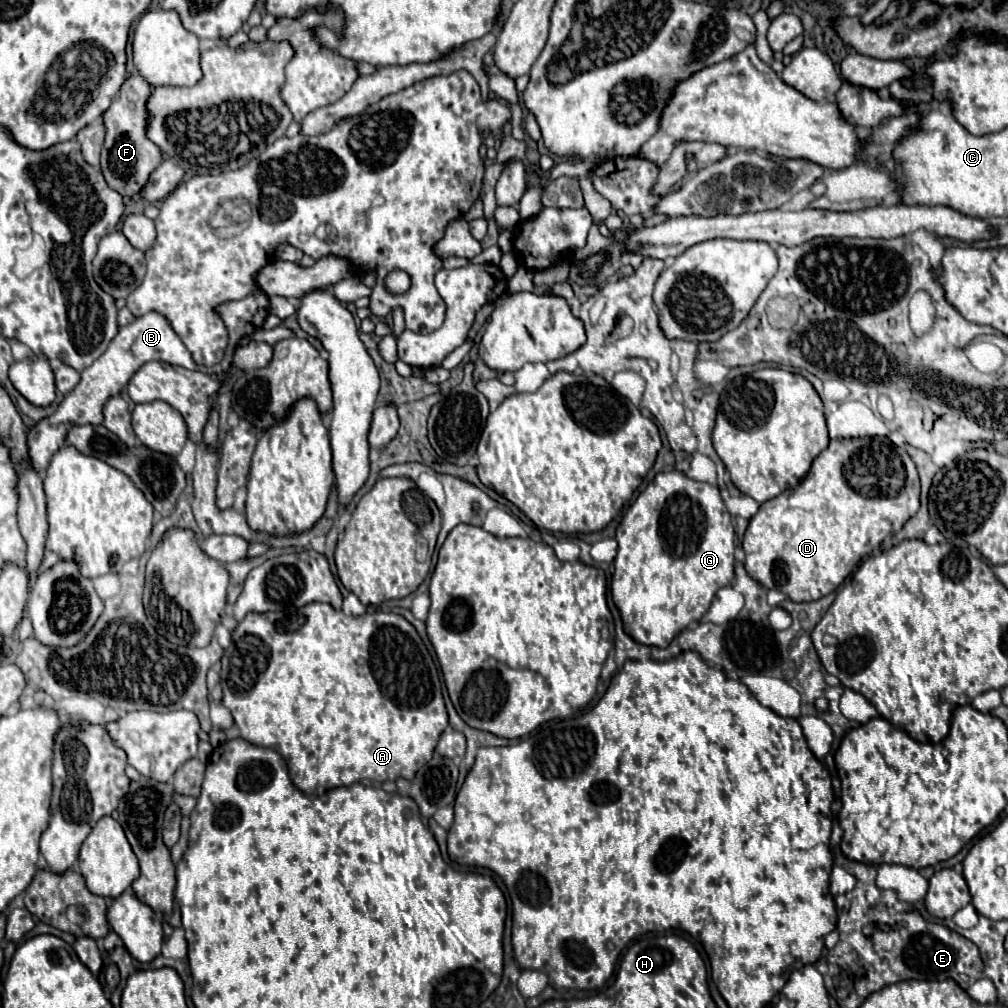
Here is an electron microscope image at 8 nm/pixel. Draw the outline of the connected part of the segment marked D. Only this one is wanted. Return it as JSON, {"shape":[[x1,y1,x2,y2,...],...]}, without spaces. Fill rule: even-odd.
{"shape":[[884,437,832,439,830,445,828,445,828,449,824,449,824,451,814,459,808,475,800,481,800,485,798,485,792,493,790,493,790,491,782,491,778,497,762,503,760,509,758,509,758,513,750,519,750,523,748,523,748,527,746,527,746,533,744,533,744,541,742,541,742,547,744,547,744,551,746,551,746,571,748,571,748,575,750,575,752,579,756,579,760,585,764,585,766,589,776,589,776,591,784,593,790,601,796,601,796,603,800,603,800,601,816,601,816,599,820,599,820,597,836,591,836,589,844,583,844,579,854,571,854,567,860,563,860,559,866,557,866,555,870,555,874,549,878,549,880,543,882,543,890,533,900,531,902,525,904,525,910,517,916,515,918,507,920,507,920,481,918,481,918,471,916,471,916,465,912,463,910,455,908,455,904,449,892,445,892,443,890,443,888,439,884,439],[900,473,904,473,904,483,900,483,900,487,898,487,896,493,892,491,894,485,878,485,878,483,882,483,880,479,886,479,886,483,890,483,890,481,894,481,894,477,896,477,896,479,900,481],[870,479,876,479,876,481,874,481,874,483,876,483,874,487,870,485]]}

